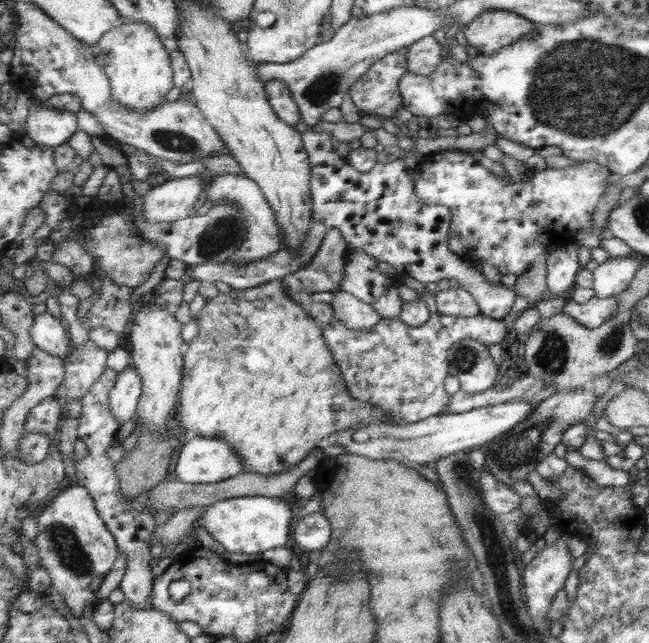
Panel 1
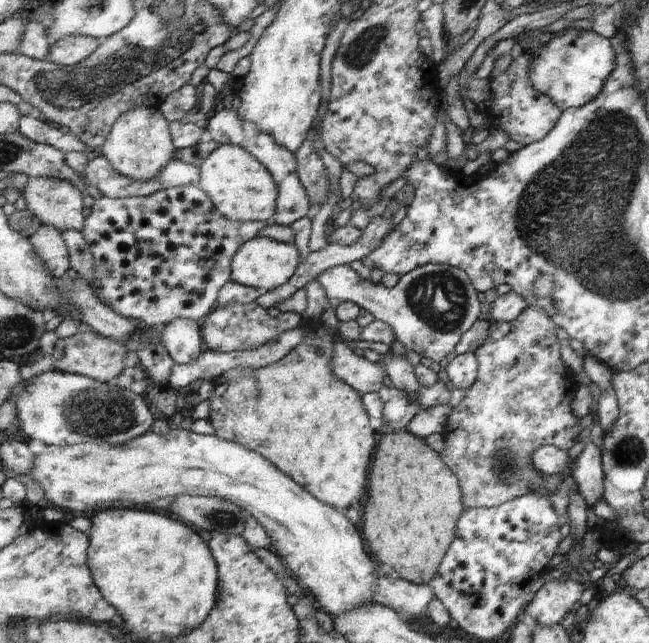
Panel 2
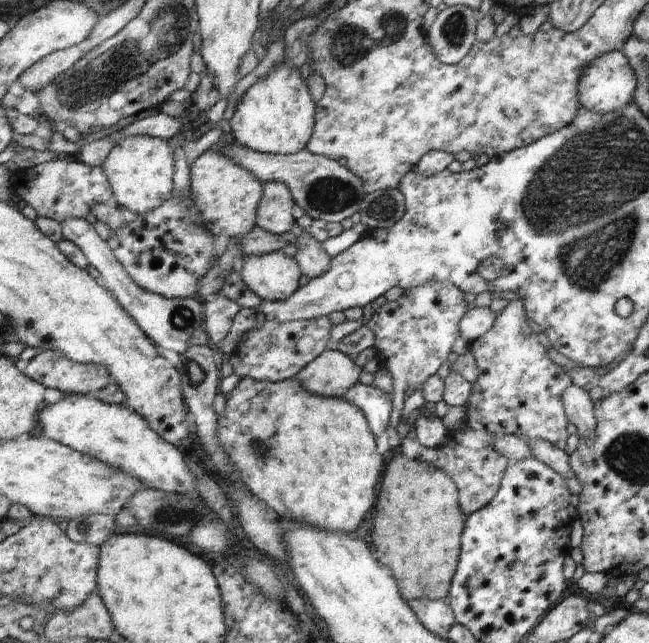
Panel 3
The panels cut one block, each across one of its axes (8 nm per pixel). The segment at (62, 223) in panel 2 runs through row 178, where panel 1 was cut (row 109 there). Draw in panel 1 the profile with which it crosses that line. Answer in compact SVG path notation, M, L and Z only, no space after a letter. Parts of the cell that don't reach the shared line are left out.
M32 105L27 117L26 130L30 142L56 149L69 143L80 130L80 122L75 112Z

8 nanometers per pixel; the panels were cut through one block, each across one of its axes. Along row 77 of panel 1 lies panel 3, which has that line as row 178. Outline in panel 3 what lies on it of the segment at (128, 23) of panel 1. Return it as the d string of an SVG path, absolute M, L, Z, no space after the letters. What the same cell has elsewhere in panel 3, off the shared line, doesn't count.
M128 136L112 148L104 166L114 188L114 203L130 208L134 215L148 214L174 197L177 160L166 139L156 136Z

